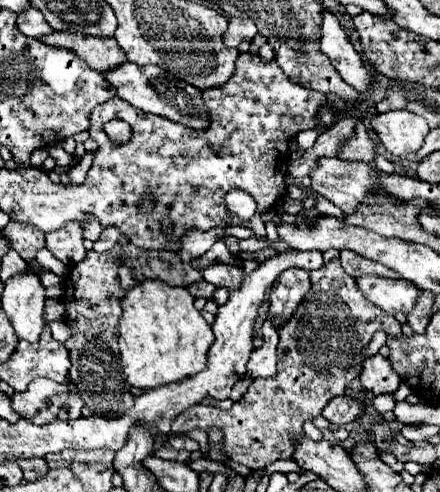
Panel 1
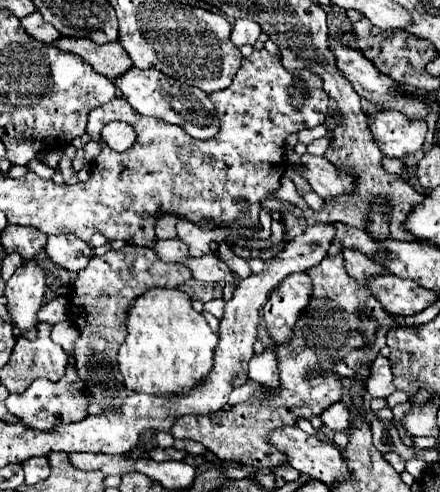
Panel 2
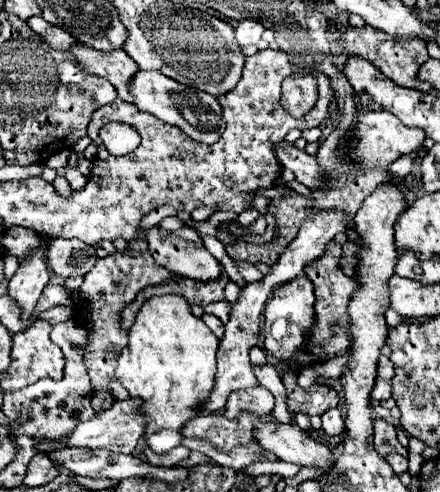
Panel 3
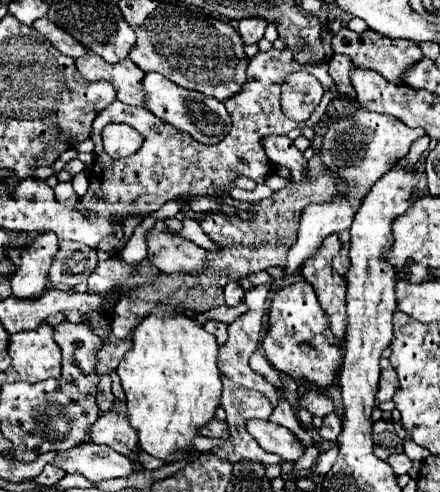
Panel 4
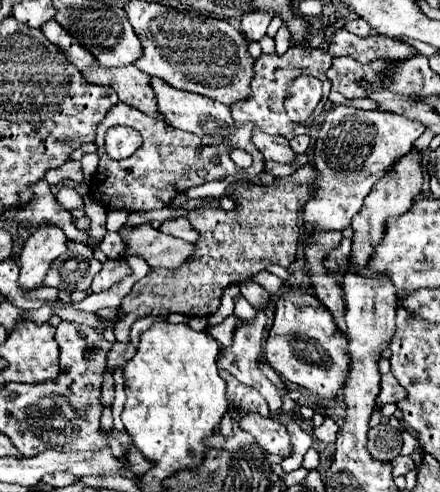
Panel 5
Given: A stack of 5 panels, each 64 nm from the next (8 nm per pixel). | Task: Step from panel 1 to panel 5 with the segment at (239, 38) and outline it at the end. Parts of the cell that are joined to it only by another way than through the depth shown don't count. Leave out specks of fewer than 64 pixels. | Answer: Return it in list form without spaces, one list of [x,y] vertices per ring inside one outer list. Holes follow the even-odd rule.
[[[256,10],[256,12],[246,12],[242,14],[242,32],[248,40],[260,40],[262,36],[266,36],[266,28],[272,20],[272,14],[264,12],[264,10]]]

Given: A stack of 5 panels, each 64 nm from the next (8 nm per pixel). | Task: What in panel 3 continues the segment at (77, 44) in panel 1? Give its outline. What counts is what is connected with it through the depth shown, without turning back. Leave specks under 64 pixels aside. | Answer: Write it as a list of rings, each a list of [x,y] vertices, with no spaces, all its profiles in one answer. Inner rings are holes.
[[[84,44],[74,46],[72,54],[78,58],[80,68],[90,72],[92,76],[106,78],[118,92],[118,98],[124,102],[134,102],[128,84],[132,82],[132,76],[140,70],[136,62],[124,52],[124,50],[114,50],[110,54],[106,52],[96,52],[94,48],[88,48]]]

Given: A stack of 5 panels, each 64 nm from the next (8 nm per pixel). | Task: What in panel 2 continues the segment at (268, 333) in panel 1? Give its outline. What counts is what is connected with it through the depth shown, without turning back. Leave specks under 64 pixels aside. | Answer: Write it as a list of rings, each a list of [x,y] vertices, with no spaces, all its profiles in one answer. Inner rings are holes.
[[[264,350],[262,354],[250,360],[250,378],[266,388],[278,388],[278,366],[276,354],[272,350]]]

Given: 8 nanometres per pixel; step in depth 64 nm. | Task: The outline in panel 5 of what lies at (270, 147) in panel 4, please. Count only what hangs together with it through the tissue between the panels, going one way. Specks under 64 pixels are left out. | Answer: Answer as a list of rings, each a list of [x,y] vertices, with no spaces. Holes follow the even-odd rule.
[[[254,132],[252,142],[256,144],[256,148],[260,148],[260,152],[266,160],[292,162],[296,158],[296,154],[292,152],[292,148],[284,136],[270,136],[264,132]]]

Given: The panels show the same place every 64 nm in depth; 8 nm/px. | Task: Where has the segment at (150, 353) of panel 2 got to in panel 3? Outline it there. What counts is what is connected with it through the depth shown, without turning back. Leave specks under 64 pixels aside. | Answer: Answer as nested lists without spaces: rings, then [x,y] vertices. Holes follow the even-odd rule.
[[[154,296],[146,300],[138,312],[134,326],[128,332],[128,346],[122,350],[116,366],[116,378],[128,390],[132,398],[142,400],[142,412],[146,416],[144,438],[152,452],[164,454],[178,446],[184,440],[182,428],[188,420],[198,416],[198,408],[210,398],[216,376],[216,350],[218,338],[210,332],[210,328],[202,322],[202,318],[192,316],[190,304],[182,296]]]

